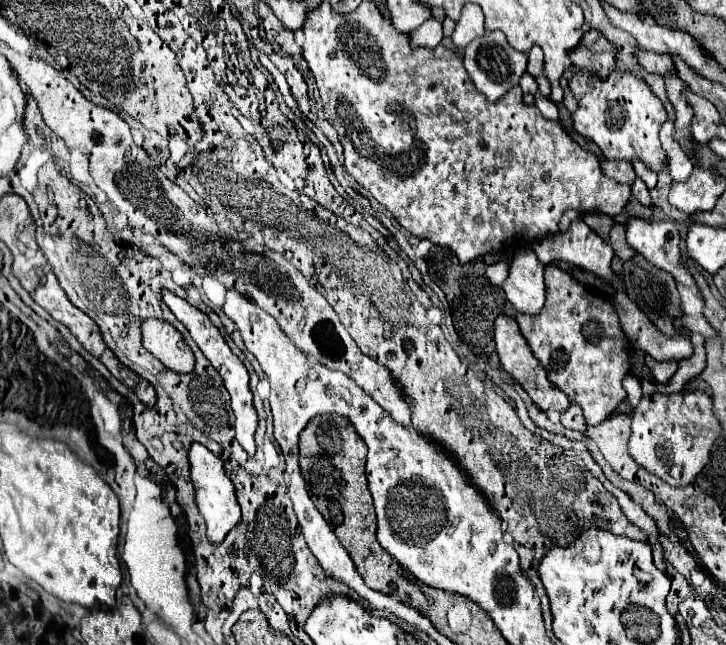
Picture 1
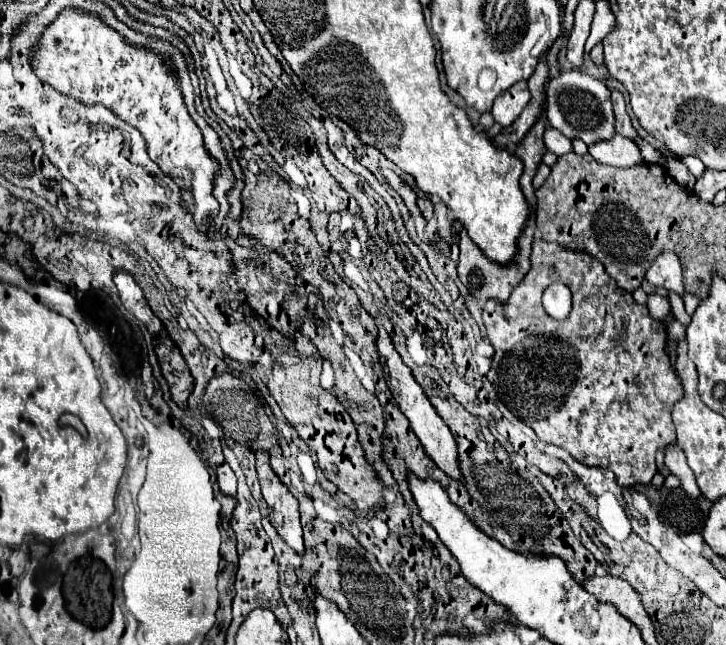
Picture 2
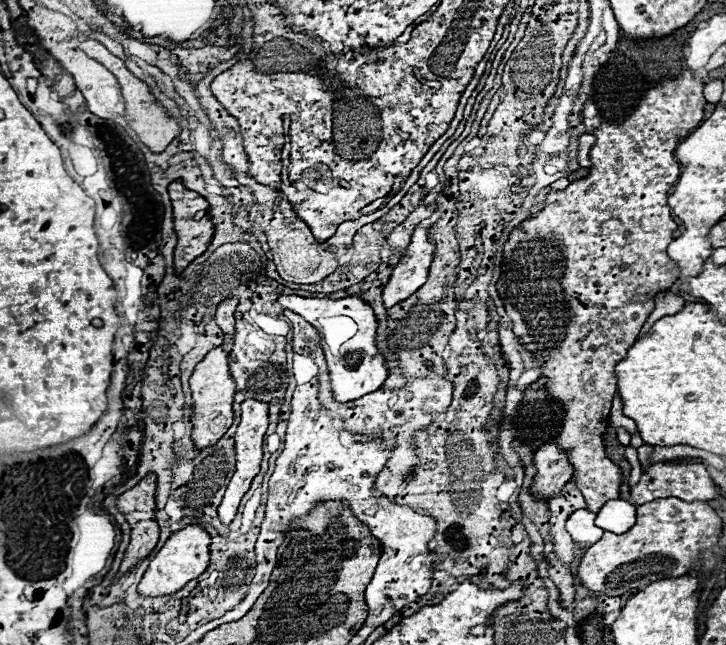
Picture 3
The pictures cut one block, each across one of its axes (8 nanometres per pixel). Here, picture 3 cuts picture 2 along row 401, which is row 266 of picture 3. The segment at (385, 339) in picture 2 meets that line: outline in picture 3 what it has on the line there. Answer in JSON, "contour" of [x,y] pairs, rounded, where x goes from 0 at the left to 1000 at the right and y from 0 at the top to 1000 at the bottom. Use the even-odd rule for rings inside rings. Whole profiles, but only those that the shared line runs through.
{"contour":[[[573,350],[567,363],[567,375],[562,378],[551,406],[543,412],[540,428],[529,443],[529,456],[526,456],[532,481],[559,465],[587,437],[590,428],[587,422],[598,397],[598,381],[590,375],[590,357],[592,350]]]}

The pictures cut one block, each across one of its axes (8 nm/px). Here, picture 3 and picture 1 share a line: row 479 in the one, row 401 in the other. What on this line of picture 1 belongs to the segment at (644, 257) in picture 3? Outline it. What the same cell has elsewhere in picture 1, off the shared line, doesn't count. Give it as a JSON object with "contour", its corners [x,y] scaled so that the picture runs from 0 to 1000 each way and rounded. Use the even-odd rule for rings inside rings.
{"contour":[[[752,412],[752,443],[755,443],[755,462],[744,487],[727,490],[727,487],[711,487],[711,499],[716,505],[719,521],[727,527],[736,552],[749,567],[755,589],[771,602],[788,623],[793,623],[810,657],[826,657],[832,654],[848,629],[862,617],[862,605],[857,602],[857,589],[865,580],[868,571],[868,533],[854,509],[854,499],[848,493],[848,481],[837,462],[826,462],[813,447],[802,443],[796,434],[791,434],[780,419],[769,412]]]}

